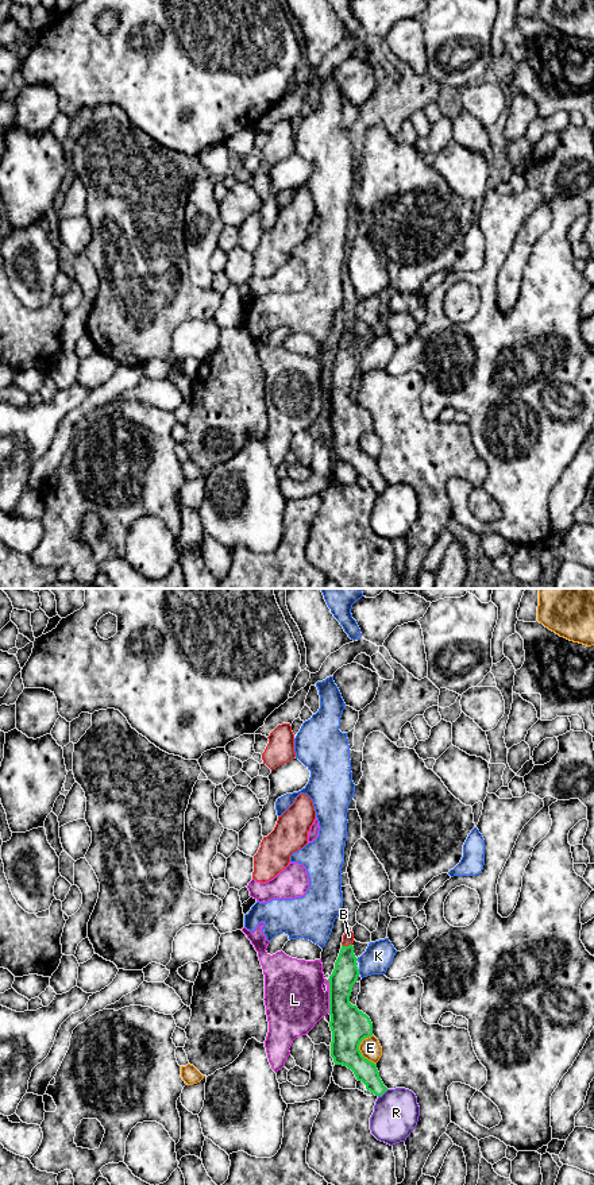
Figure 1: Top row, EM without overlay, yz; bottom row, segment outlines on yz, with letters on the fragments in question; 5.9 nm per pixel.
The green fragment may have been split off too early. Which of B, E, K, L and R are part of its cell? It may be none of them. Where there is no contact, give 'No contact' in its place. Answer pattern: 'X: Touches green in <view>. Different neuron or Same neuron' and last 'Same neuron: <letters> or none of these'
B: Touches green in yz. Same neuron
E: Touches green in yz. Different neuron
K: Touches green in yz. Different neuron
L: Touches green in yz. Different neuron
R: Touches green in yz. Different neuron
Same neuron: B

